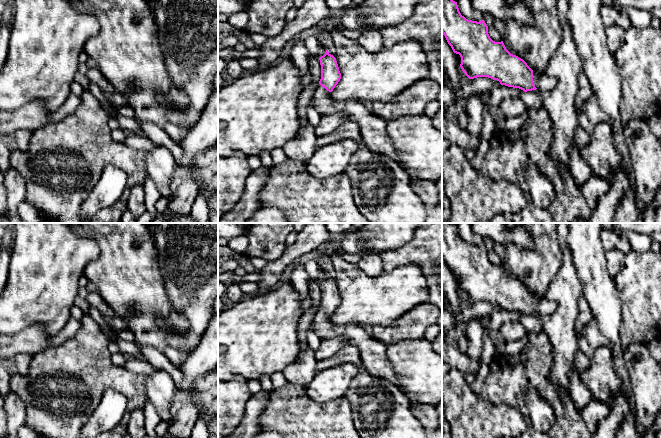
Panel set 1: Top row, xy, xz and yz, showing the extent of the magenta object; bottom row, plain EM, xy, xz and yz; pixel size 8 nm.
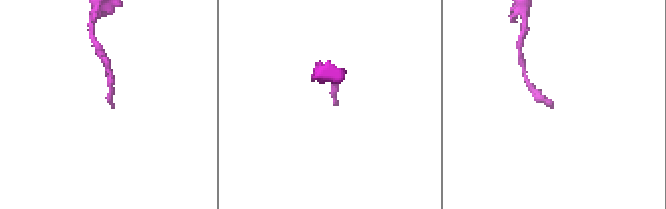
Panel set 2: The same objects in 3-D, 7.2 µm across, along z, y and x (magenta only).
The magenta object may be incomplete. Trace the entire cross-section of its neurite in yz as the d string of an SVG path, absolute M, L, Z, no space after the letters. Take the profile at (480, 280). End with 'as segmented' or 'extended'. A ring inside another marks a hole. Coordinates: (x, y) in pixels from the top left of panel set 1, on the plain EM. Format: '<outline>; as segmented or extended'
M442 223L442 258L453 276L460 279L460 291L469 303L488 301L499 305L501 309L519 312L524 316L537 313L544 317L553 314L557 309L556 302L546 297L534 296L523 283L511 278L503 265L493 265L484 244L477 246L462 240L457 226L452 223Z; extended

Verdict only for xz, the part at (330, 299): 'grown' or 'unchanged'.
grown

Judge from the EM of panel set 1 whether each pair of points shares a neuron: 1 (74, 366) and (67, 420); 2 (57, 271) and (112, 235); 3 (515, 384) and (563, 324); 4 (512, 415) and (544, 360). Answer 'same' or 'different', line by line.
1: same
2: different
3: different
4: different

